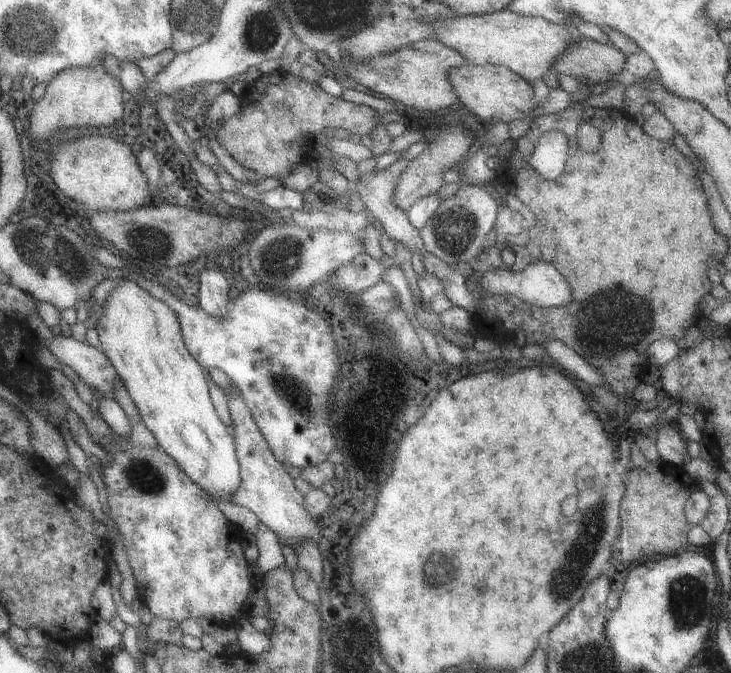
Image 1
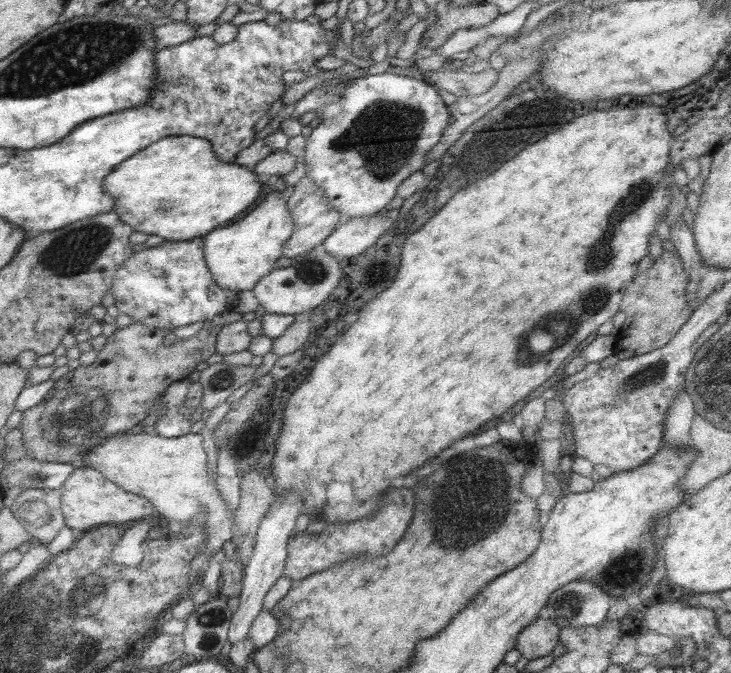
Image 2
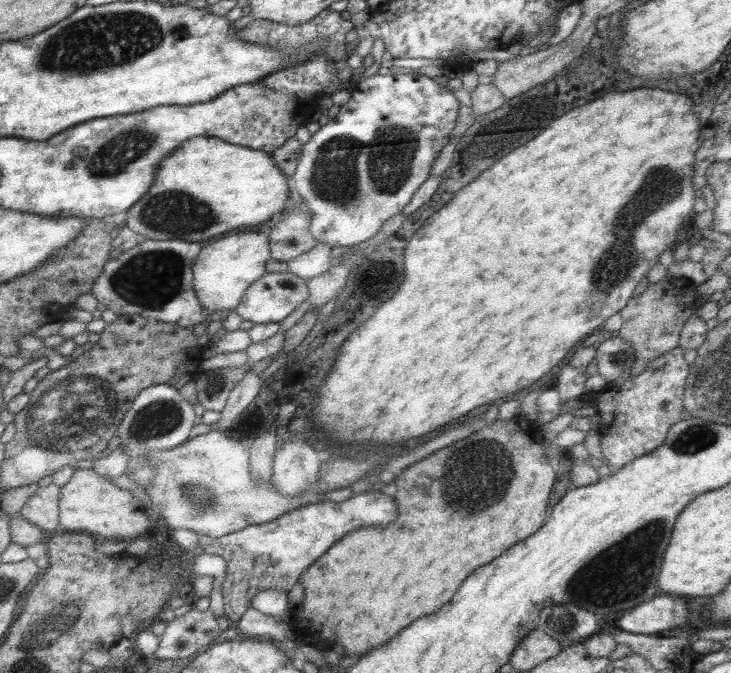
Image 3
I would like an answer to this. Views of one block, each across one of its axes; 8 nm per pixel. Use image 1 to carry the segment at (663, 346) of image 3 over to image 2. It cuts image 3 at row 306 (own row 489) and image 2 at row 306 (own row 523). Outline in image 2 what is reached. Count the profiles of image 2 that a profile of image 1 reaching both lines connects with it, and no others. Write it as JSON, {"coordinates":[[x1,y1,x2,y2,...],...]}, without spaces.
{"coordinates":[[663,250,661,255,653,260,650,268,637,273,629,286,624,290,618,310,625,315,625,320,616,333,616,348,614,355,618,359,628,359,633,355,645,354,659,347,665,346,679,328,689,319,692,310,687,302,687,276,675,250]]}

